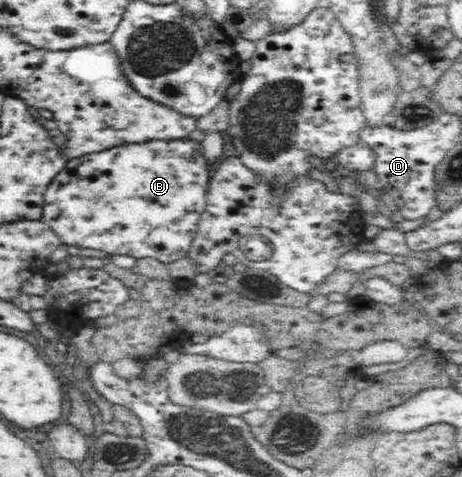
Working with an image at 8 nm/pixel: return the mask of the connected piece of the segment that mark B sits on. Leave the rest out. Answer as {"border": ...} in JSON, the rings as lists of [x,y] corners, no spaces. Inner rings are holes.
{"border":[[[190,139],[128,143],[86,154],[70,159],[48,185],[40,220],[66,245],[95,248],[112,256],[150,257],[164,263],[174,262],[186,257],[193,243],[201,214],[207,206],[207,184],[213,169],[204,157],[201,143]]]}

